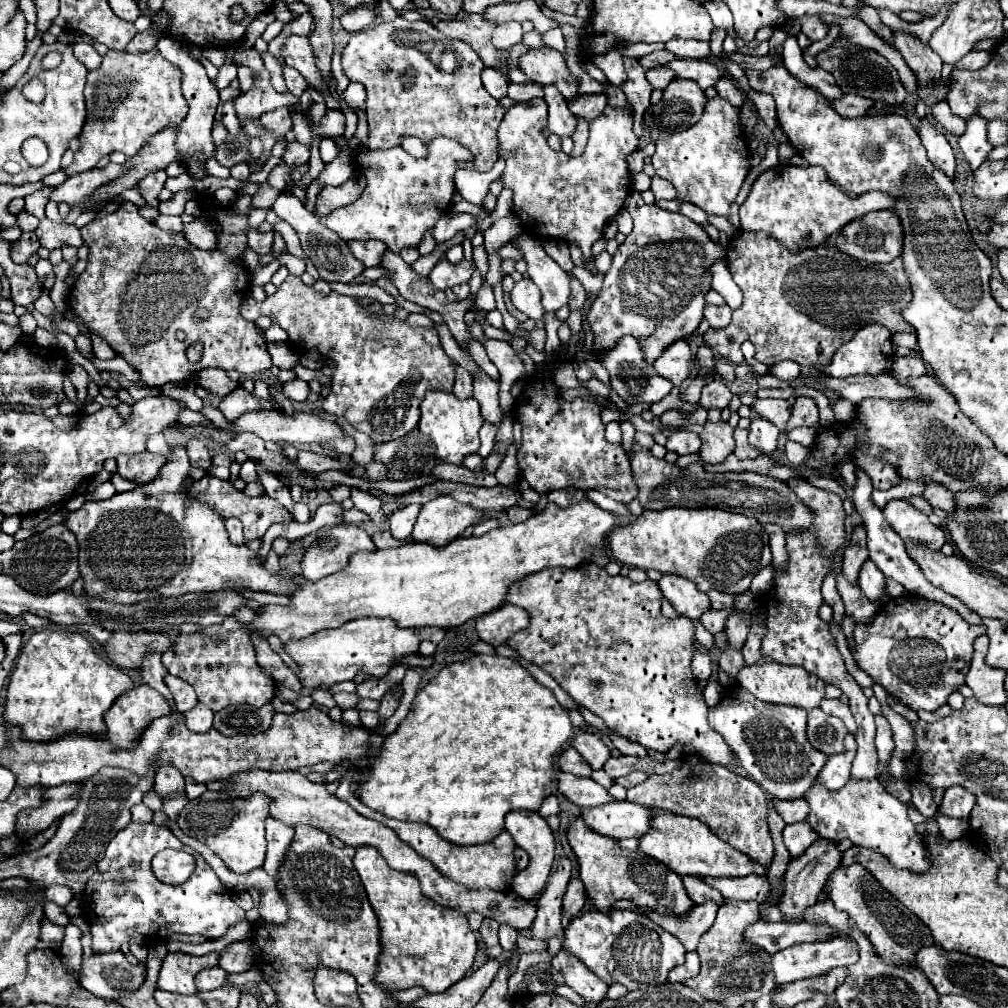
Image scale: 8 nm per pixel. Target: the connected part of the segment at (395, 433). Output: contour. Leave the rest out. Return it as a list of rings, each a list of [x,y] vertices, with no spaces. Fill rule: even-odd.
[[[289,275],[265,301],[247,297],[241,303],[241,315],[249,321],[267,315],[287,331],[293,347],[303,351],[315,349],[323,361],[331,363],[331,395],[323,399],[323,409],[333,417],[349,421],[375,443],[399,439],[417,425],[419,401],[425,397],[427,387],[453,389],[455,371],[441,347],[439,333],[433,327],[413,329],[405,319],[387,317],[379,301],[371,301],[365,307],[359,299],[335,291],[323,295],[305,285],[301,277]]]

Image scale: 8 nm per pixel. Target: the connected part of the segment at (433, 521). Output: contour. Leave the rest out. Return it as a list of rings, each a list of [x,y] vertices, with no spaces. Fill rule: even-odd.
[[[441,495],[421,507],[413,529],[413,539],[441,547],[449,539],[459,537],[469,525],[483,521],[487,515],[487,511],[459,503],[449,495]]]

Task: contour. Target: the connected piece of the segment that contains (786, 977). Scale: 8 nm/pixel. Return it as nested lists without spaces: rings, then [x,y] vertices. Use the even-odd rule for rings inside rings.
[[[847,937],[817,941],[817,943],[797,943],[775,955],[771,955],[775,983],[791,983],[813,973],[825,973],[833,967],[845,967],[857,961],[857,945]]]

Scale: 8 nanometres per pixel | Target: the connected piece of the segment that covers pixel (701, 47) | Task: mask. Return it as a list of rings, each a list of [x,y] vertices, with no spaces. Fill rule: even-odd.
[[[671,39],[669,43],[665,43],[665,49],[681,59],[687,59],[687,57],[689,59],[705,59],[705,57],[709,57],[709,43],[707,41]]]

